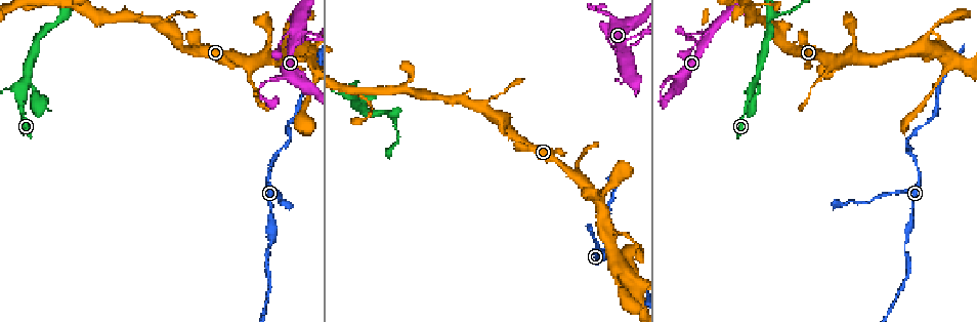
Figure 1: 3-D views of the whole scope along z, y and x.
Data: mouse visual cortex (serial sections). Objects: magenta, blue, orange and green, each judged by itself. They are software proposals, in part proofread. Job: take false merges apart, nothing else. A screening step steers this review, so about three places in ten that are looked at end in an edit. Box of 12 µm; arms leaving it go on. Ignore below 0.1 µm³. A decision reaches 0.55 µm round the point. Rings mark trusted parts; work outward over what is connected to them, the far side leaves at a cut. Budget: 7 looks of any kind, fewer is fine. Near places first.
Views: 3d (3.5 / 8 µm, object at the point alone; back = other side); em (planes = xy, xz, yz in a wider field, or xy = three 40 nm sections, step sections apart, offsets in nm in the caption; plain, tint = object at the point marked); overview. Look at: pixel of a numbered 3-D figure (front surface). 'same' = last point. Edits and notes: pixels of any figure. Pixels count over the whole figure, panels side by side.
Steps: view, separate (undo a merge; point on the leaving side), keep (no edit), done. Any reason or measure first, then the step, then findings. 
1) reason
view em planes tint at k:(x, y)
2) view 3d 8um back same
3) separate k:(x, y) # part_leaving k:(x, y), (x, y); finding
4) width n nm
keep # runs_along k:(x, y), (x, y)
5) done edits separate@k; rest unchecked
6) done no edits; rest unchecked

narrows sharply
view em xy step 3 tint at 1:(692, 37)

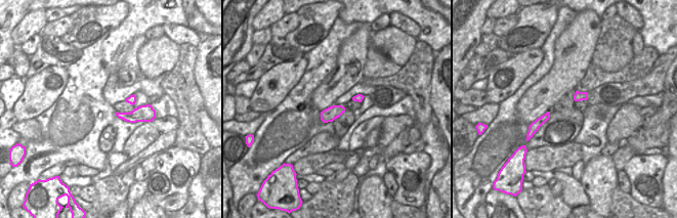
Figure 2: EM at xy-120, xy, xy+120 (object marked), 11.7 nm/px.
view 3d 3.5um same

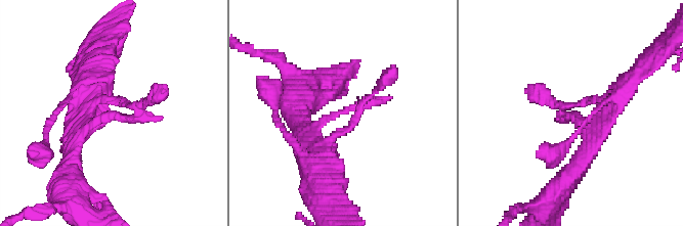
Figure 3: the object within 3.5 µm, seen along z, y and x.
keep # runs_along 3:(74, 155), (101, 118), (153, 121); all the same cell

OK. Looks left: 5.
a narrow waist
view 3d 8um at 1:(755, 79)

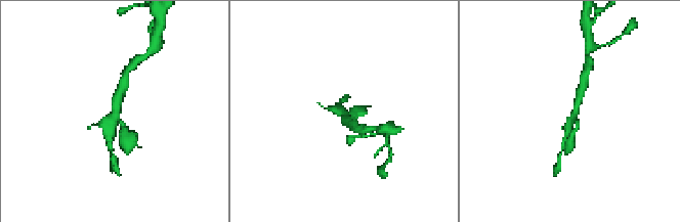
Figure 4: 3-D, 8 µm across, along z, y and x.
closer look
view 3d 3.5um at 4:(343, 114)

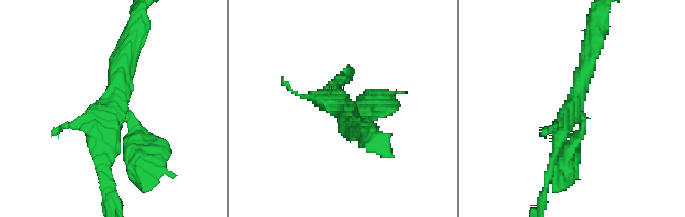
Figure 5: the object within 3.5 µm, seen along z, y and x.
view em xy step 3 tint at 5:(575, 106)

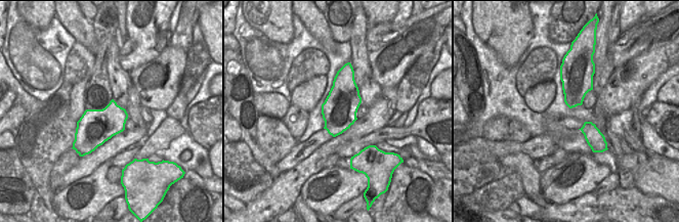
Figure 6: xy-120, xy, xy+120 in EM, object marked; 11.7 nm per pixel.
keep # runs_along 5:(550, 166), (576, 99), (592, 46); one cell here

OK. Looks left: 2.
a fork
view 3d 8um at 1:(63, 14)

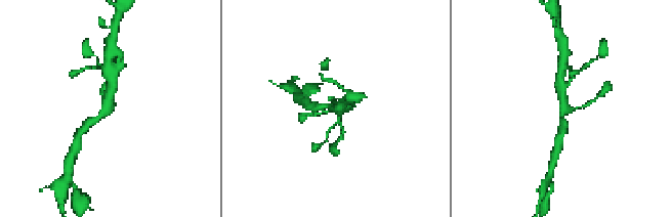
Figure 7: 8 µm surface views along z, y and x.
closer look
view 3d 3.5um at 7:(567, 109)

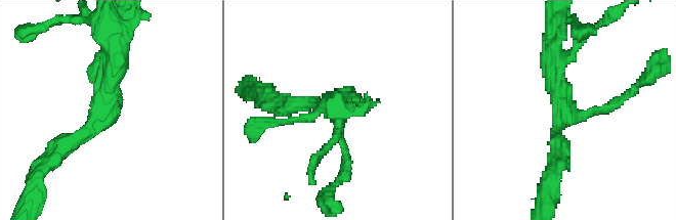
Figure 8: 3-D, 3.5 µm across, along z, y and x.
keep # continuous, no second cell

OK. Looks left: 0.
done no edits; rest unchecked

